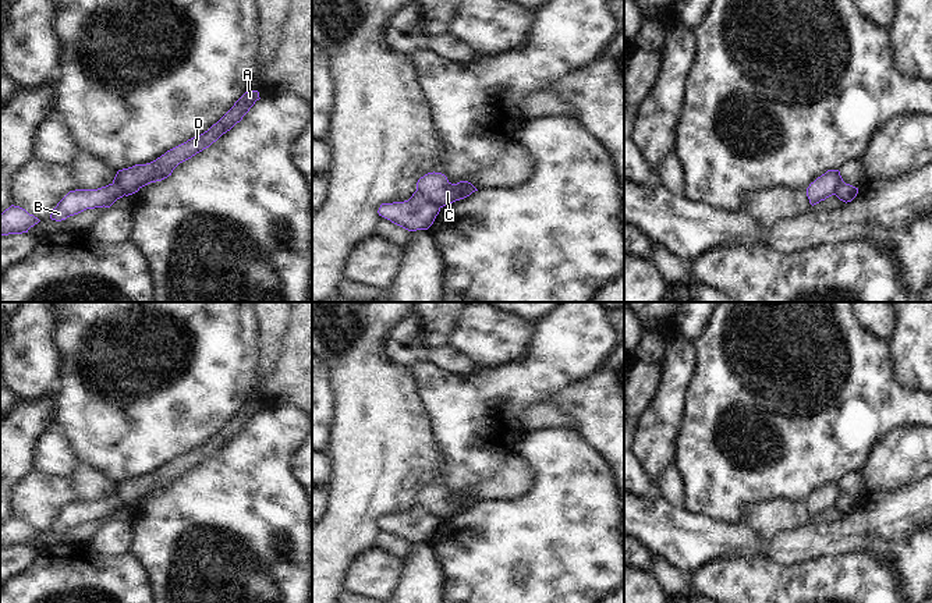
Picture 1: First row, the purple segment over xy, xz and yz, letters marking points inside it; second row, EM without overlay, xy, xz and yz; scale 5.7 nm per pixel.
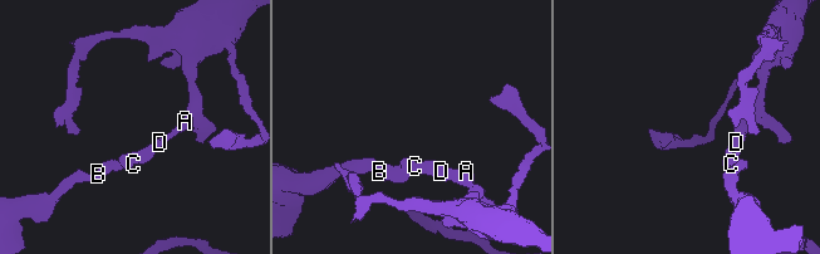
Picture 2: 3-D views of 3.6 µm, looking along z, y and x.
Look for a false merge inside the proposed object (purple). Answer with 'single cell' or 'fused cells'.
fused cells

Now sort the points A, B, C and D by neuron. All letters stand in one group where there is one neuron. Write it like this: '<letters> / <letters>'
A C D / B

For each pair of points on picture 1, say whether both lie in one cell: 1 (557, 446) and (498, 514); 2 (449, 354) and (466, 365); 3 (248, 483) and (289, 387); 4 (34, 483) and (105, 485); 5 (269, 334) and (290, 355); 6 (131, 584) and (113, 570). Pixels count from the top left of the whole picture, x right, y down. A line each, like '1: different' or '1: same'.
1: same
2: same
3: different
4: same
5: different
6: same

